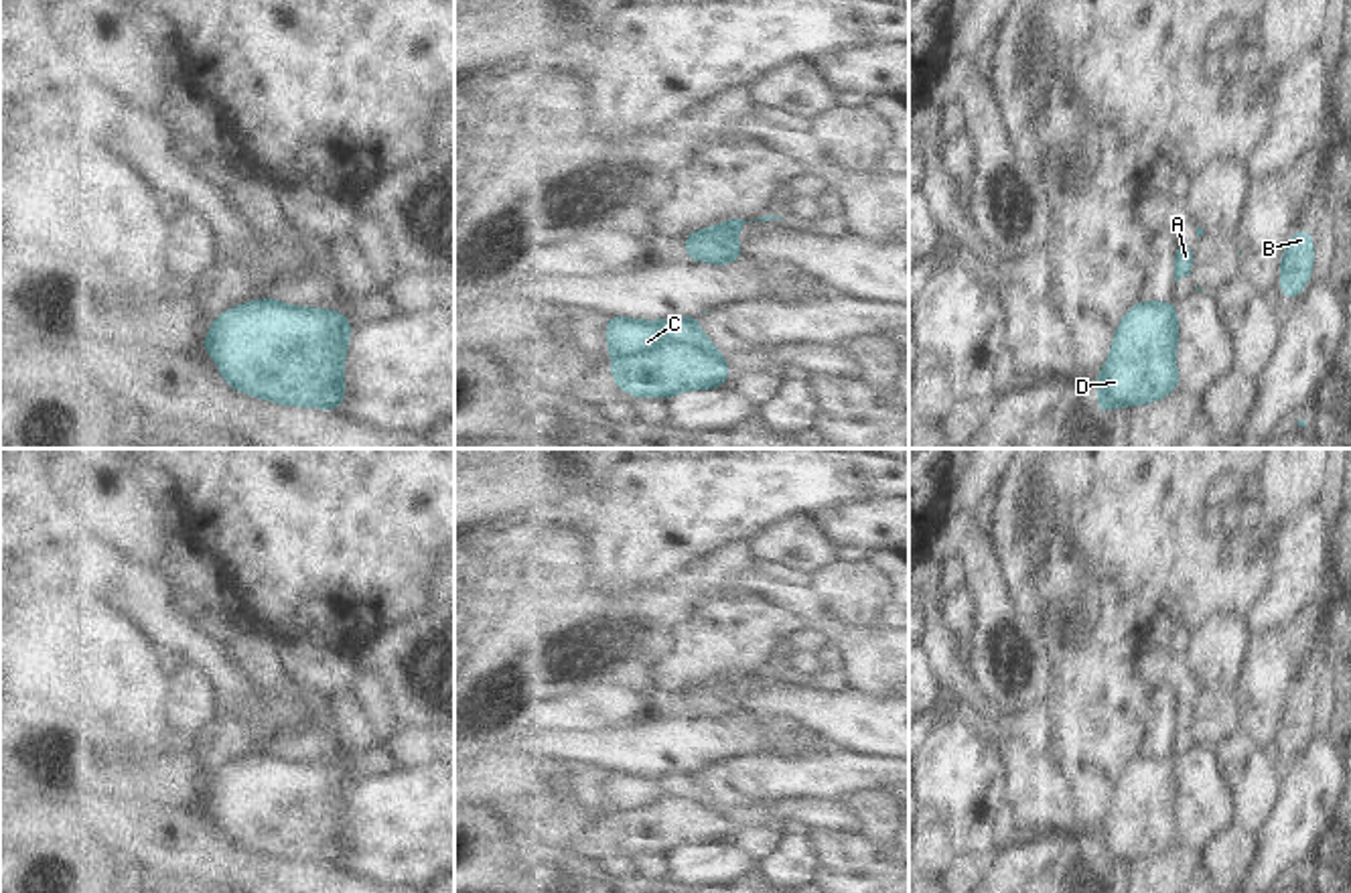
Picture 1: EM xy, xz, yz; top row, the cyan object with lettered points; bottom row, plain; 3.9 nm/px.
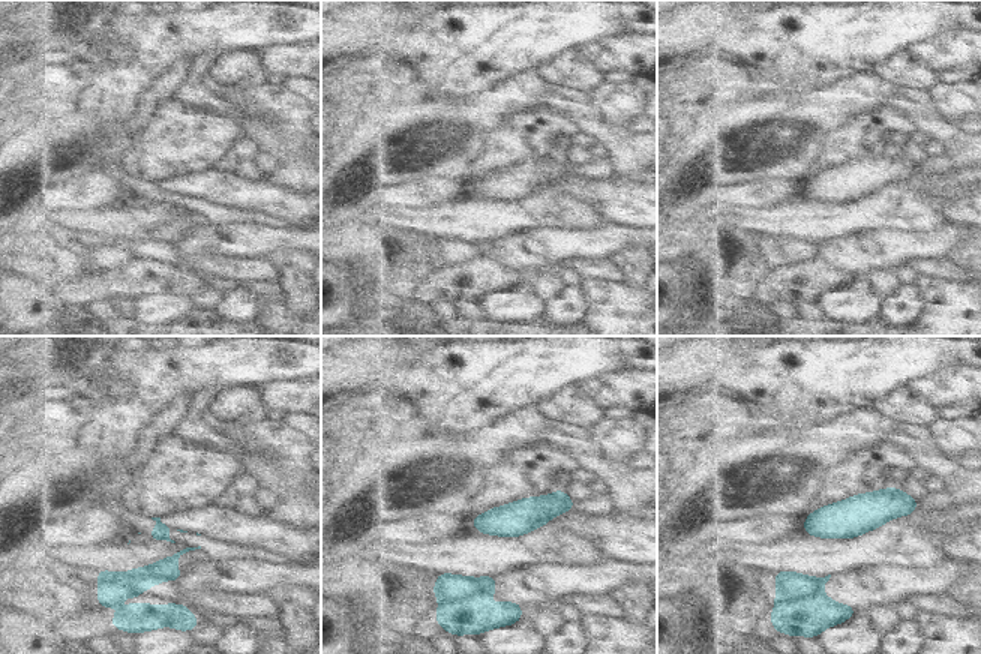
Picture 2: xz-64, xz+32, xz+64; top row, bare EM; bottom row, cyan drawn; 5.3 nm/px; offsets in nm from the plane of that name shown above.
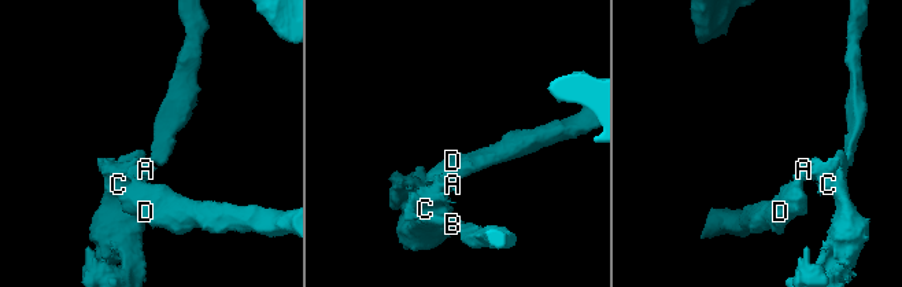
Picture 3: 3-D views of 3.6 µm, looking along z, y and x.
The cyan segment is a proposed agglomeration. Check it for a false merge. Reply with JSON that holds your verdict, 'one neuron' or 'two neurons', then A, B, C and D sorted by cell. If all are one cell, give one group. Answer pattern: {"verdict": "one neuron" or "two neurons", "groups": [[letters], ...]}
{"verdict": "two neurons", "groups": [["A", "B", "C"], ["D"]]}

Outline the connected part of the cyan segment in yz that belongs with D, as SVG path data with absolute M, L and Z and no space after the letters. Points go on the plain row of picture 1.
M1138 755L1114 787L1108 818L1097 826L1097 867L1154 858L1179 844L1179 775L1175 755Z

